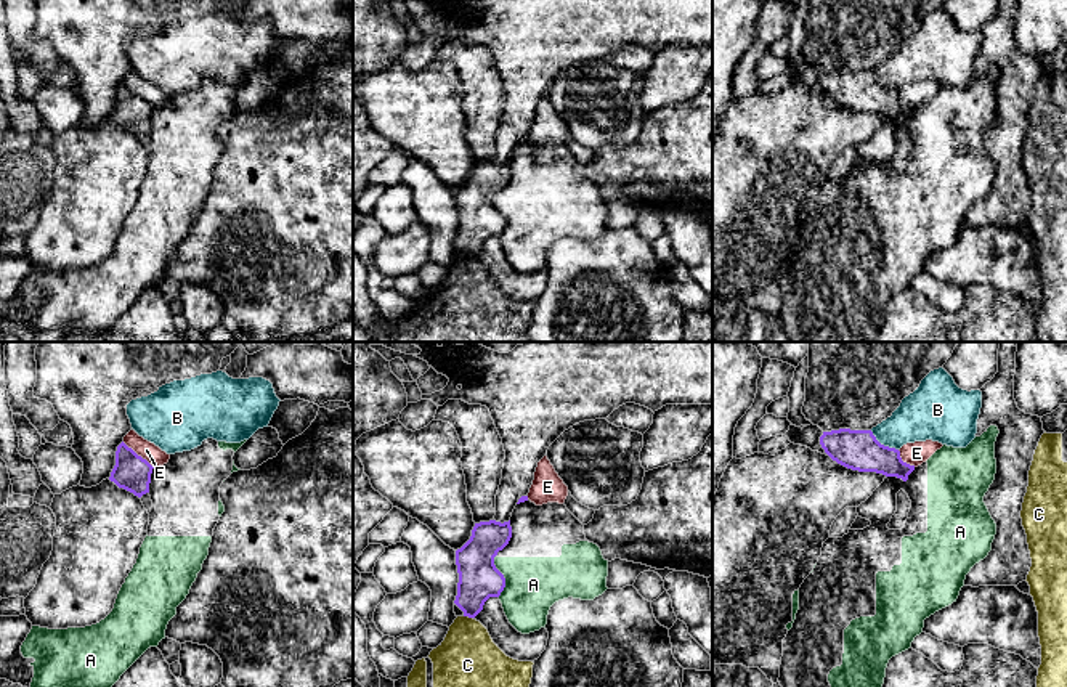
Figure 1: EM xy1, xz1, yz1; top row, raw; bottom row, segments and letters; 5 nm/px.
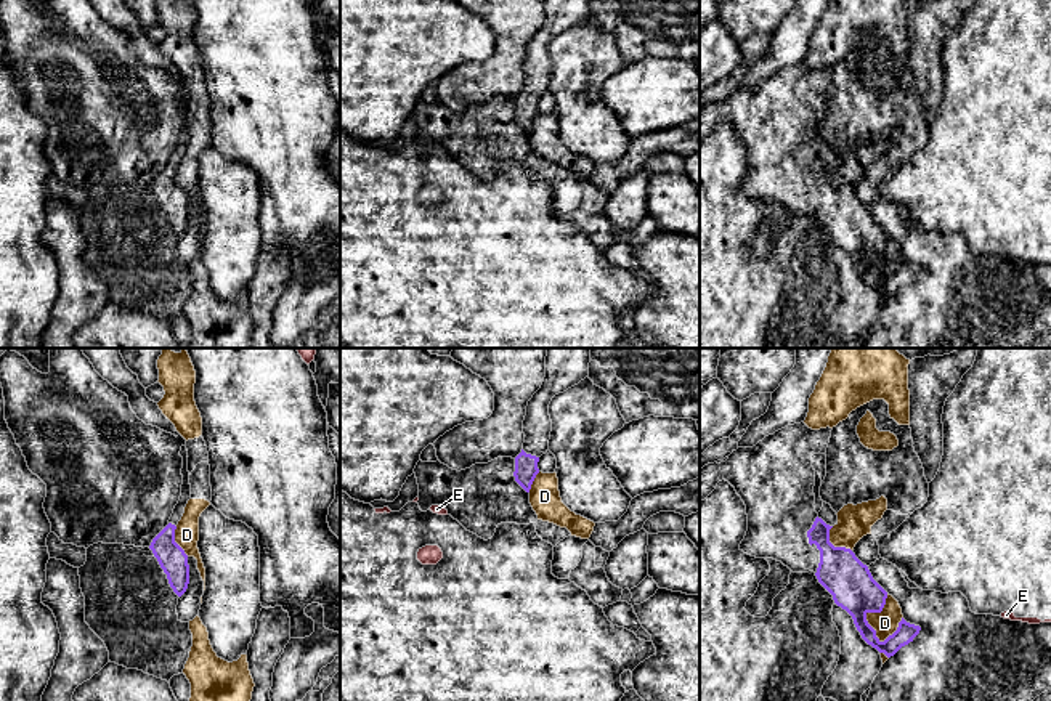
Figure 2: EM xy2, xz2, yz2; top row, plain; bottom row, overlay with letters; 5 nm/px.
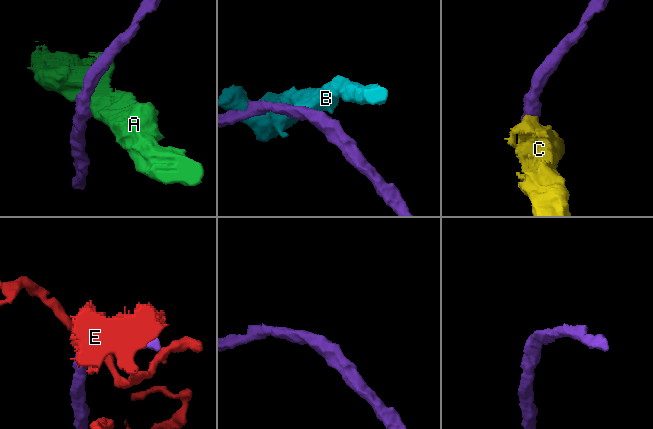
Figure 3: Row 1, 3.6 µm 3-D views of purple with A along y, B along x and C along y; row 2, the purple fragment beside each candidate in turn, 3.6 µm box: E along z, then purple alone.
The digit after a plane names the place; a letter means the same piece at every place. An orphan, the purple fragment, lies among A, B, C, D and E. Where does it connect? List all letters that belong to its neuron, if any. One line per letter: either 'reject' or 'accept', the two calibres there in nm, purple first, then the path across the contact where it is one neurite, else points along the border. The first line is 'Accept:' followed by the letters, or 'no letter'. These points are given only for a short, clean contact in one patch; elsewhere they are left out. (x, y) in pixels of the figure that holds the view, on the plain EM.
Accept: no letter
A: reject | 200/280 nm
B: reject | 200/240 nm | along yz1 (870, 71), (881, 84), (897, 90)
C: reject | 200/340 nm
D: reject | 220/120 nm
E: reject | 180/90 nm

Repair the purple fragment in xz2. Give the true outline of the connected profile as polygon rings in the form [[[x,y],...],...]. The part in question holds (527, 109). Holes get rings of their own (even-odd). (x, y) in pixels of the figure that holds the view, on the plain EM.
[[[546,0],[544,22],[526,47],[523,90],[515,98],[513,117],[526,133],[539,114],[539,98],[549,90],[552,72],[549,45],[555,35],[566,32],[589,16],[589,3],[590,0]]]

